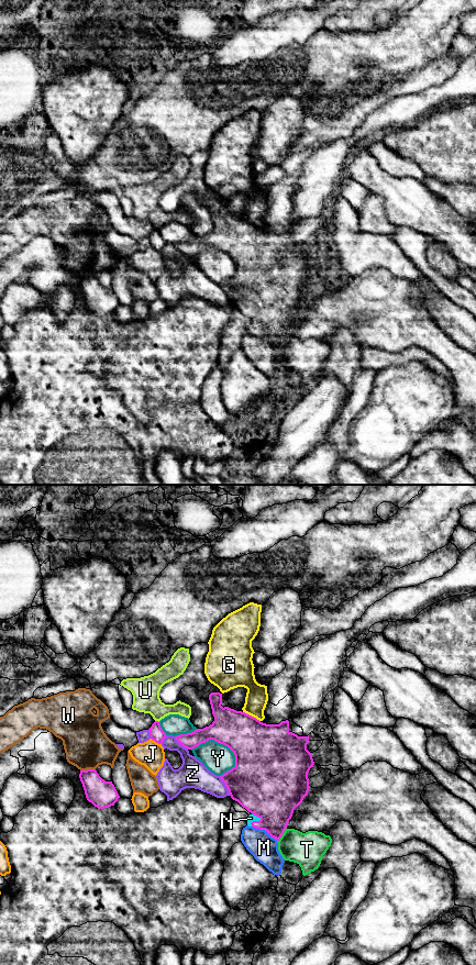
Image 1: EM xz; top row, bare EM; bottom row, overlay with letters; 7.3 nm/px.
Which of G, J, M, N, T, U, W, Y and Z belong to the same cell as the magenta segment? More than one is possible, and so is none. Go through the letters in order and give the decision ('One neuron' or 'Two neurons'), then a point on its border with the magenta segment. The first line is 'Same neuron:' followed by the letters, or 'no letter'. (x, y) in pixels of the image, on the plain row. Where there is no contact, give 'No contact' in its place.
Same neuron: N
G: Two neurons. Touches magenta at xz (251, 223)
J: Two neurons. Touches magenta at xz (156, 250)
M: Two neurons. Touches magenta at xz (265, 337)
N: One neuron. Touches magenta at xz (254, 329)
T: Two neurons. Touches magenta at xz (283, 341)
U: Two neurons. Touches magenta at xz (157, 229)
W: Two neurons. Touches magenta at xz (87, 277)
Y: Two neurons. Touches magenta at xz (219, 250)
Z: Two neurons. Touches magenta at xz (225, 292)

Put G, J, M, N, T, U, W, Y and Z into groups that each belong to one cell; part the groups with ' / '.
G / J M / N / T / U W / Y / Z

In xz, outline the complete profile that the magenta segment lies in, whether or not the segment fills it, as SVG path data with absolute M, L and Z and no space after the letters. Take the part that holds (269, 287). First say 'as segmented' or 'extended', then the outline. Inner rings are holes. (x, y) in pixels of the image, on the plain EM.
extended; M211 200L209 208L214 229L203 236L175 244L184 255L192 257L209 247L228 254L235 263L235 274L221 282L231 306L251 322L247 333L265 337L279 348L296 314L300 313L309 299L308 280L313 275L312 260L307 257L308 244L298 244L289 239L289 229L266 232L256 225L222 214L222 201Z

